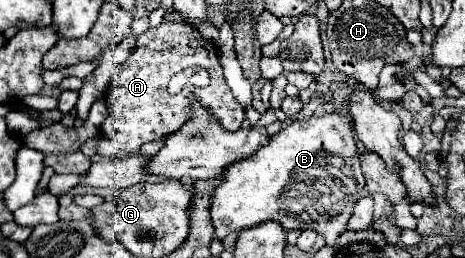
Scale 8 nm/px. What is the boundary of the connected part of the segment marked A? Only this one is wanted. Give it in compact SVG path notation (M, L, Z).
M160 24L158 28L146 30L138 36L126 62L118 66L118 76L108 86L108 118L104 120L102 134L106 138L114 138L126 152L134 154L142 144L160 142L168 134L180 130L190 116L190 106L186 94L168 94L168 82L184 66L202 66L210 72L210 84L200 88L196 94L214 98L214 112L226 130L240 130L244 122L244 108L234 100L230 88L226 86L214 44L202 38L202 34L190 24Z

